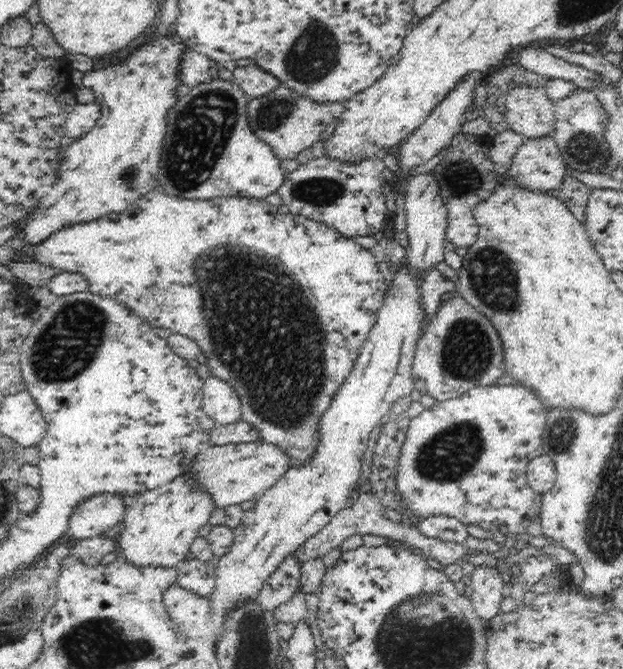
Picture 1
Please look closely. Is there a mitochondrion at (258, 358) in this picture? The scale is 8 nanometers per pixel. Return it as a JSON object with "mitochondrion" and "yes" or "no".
{"mitochondrion":"yes"}

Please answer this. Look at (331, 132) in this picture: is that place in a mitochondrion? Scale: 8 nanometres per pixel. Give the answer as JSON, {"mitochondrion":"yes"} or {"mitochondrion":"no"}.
{"mitochondrion":"no"}

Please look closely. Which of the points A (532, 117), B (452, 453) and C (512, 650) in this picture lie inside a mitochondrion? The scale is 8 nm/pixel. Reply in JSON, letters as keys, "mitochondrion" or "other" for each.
{"A":"other","B":"mitochondrion","C":"other"}

